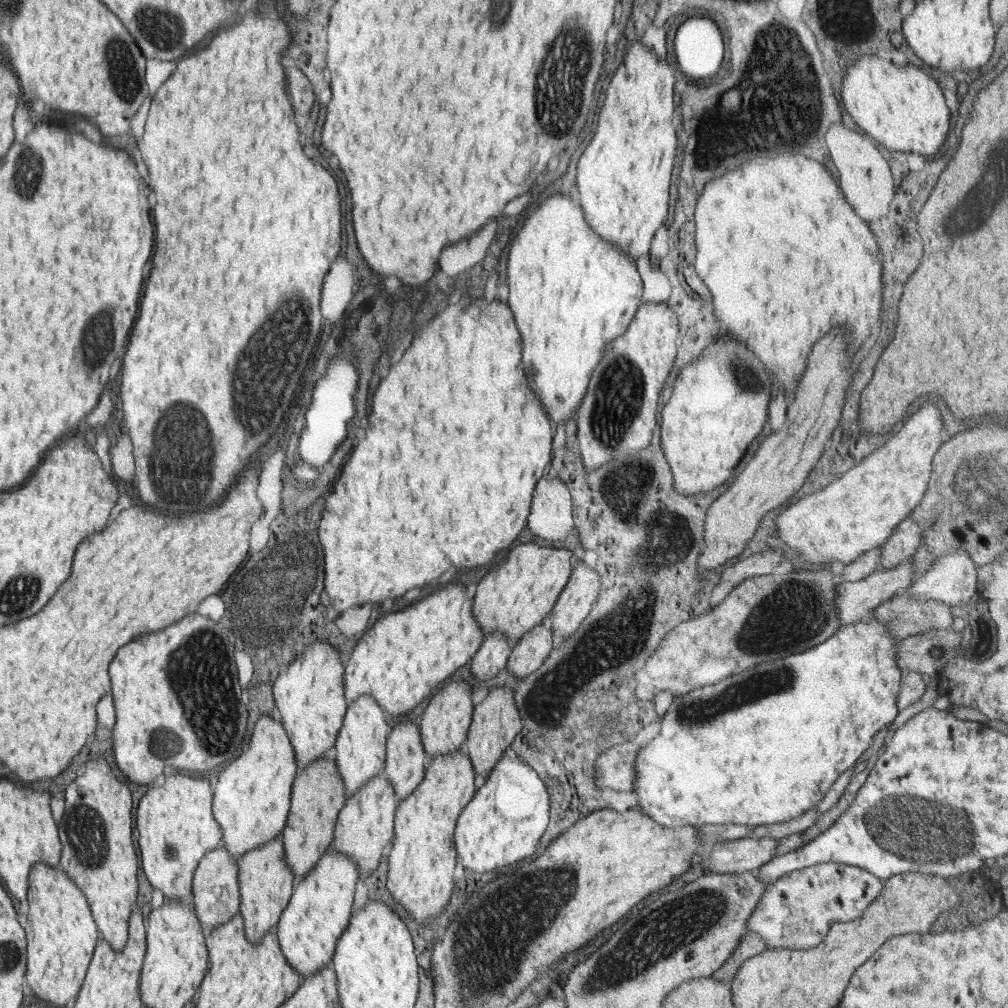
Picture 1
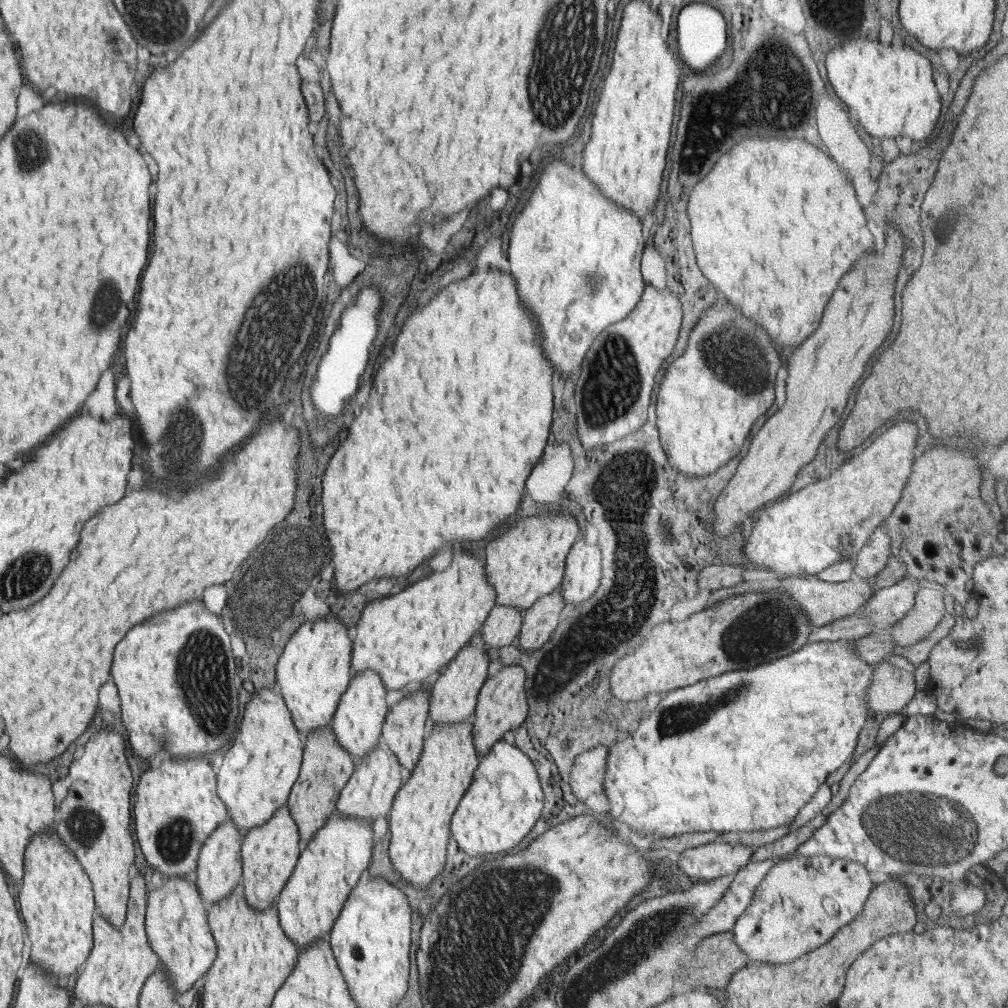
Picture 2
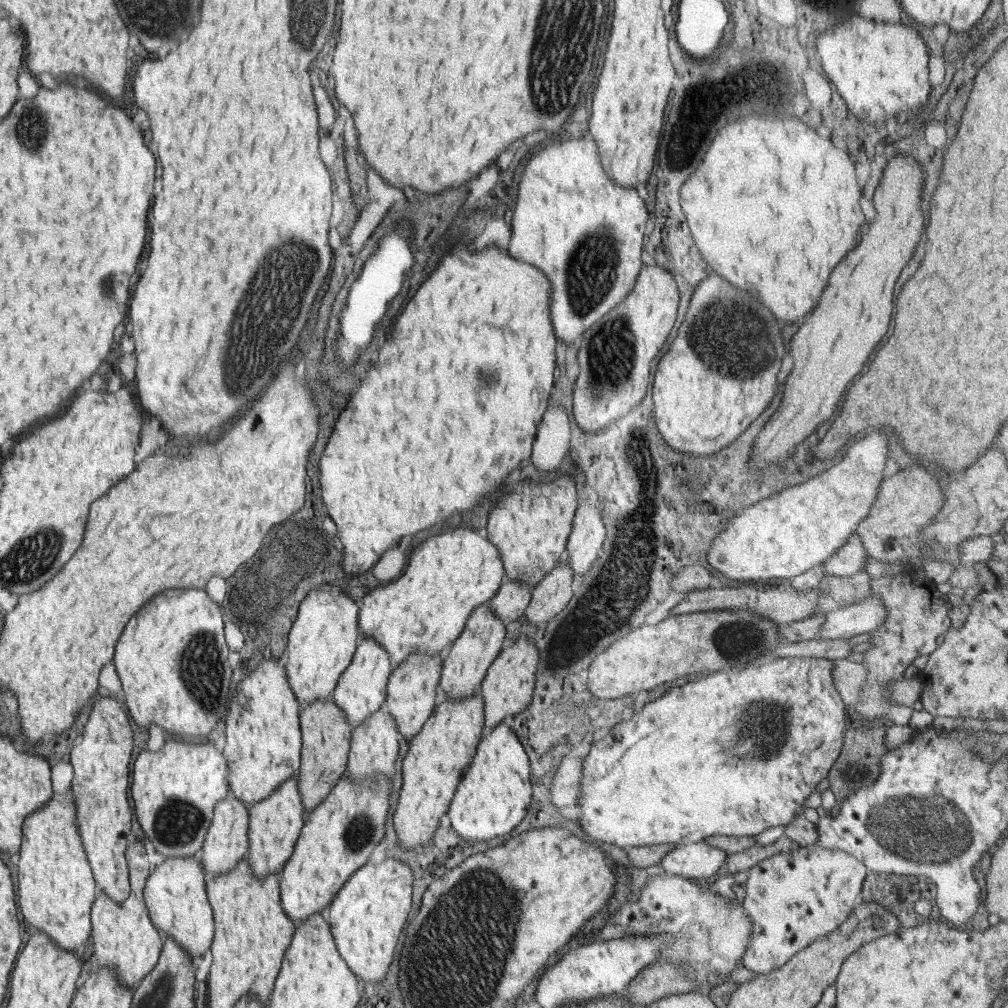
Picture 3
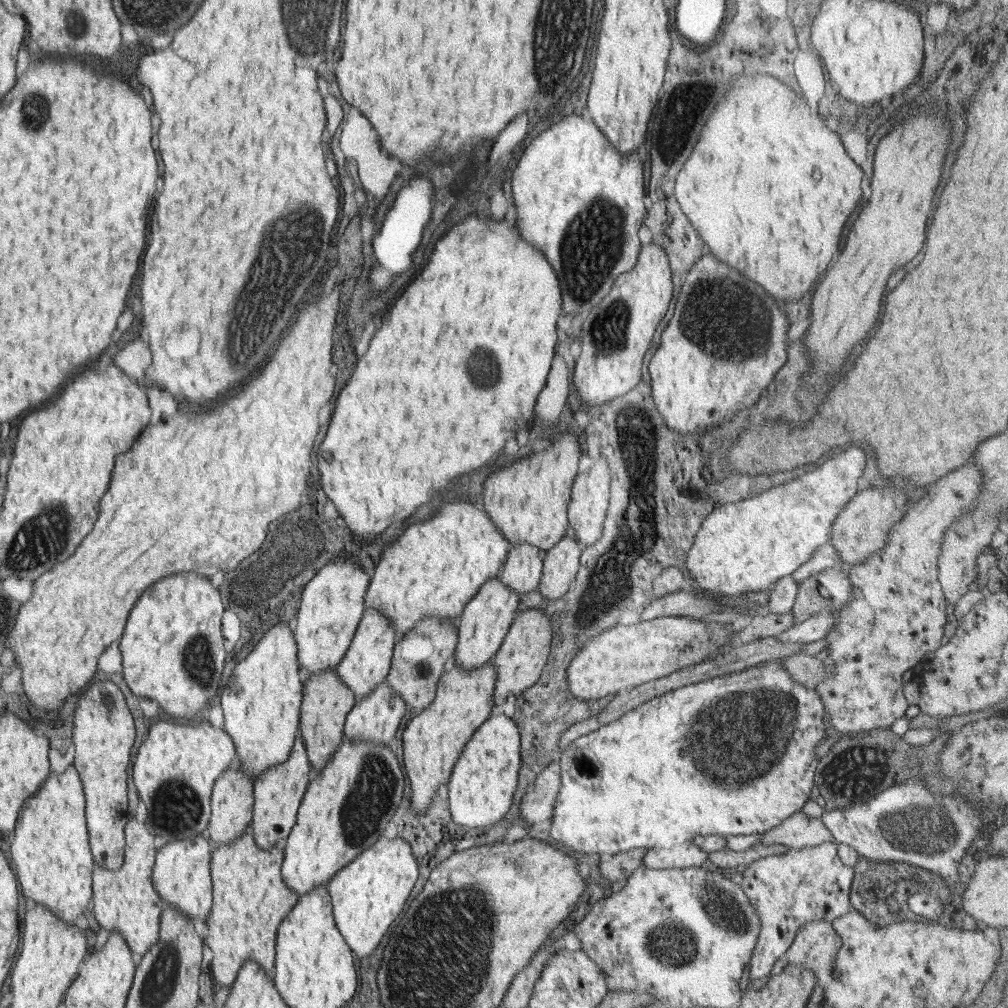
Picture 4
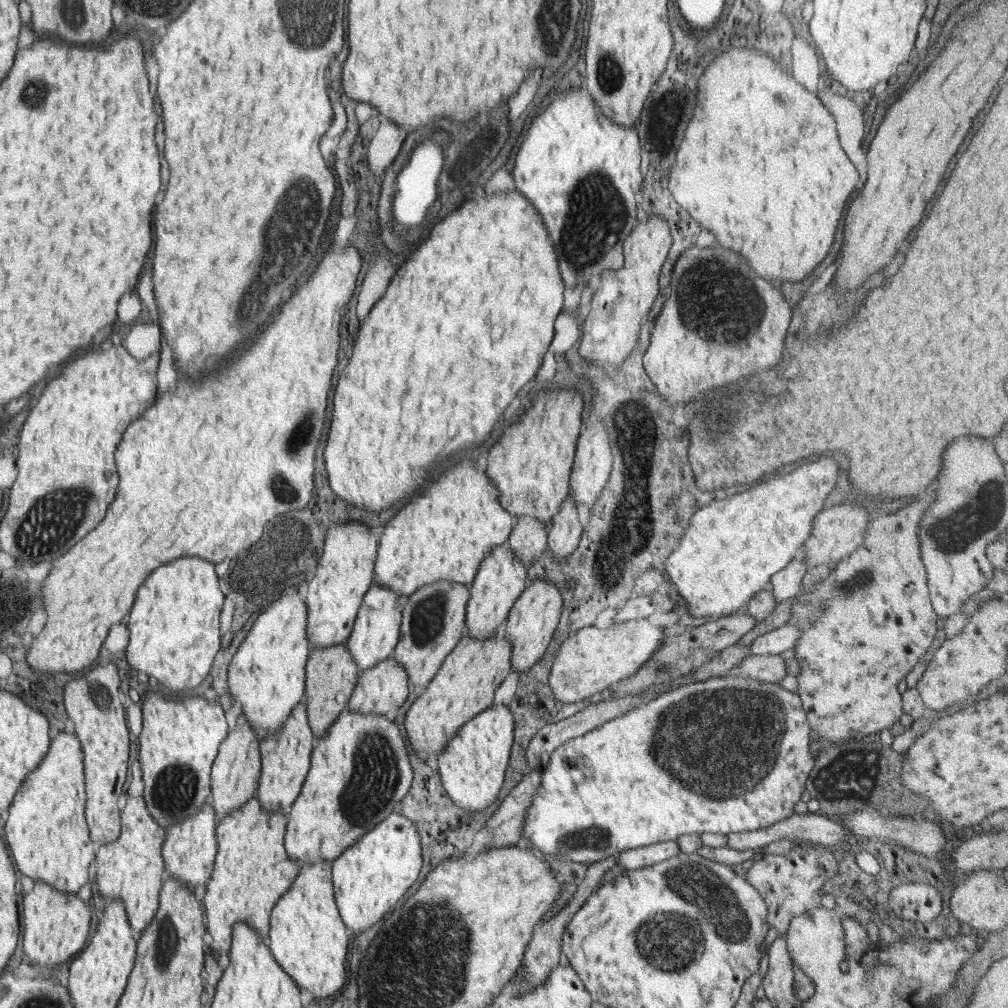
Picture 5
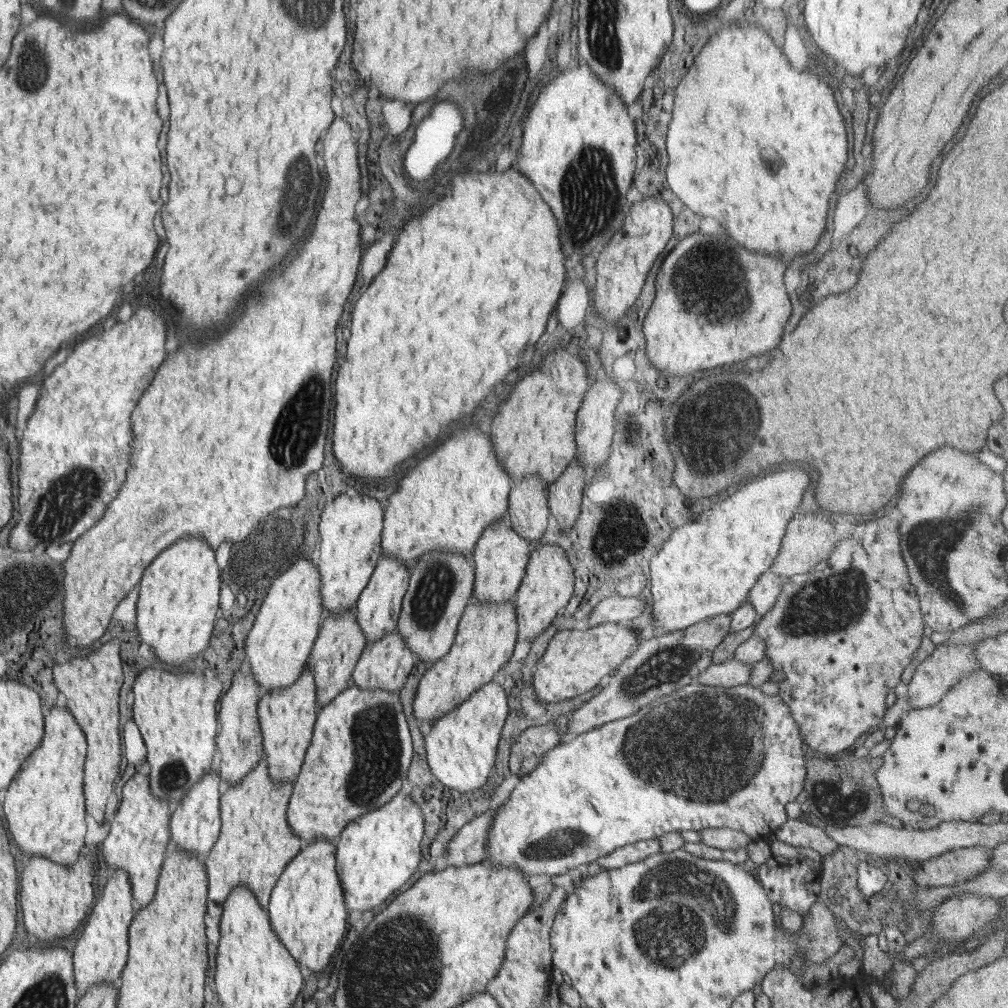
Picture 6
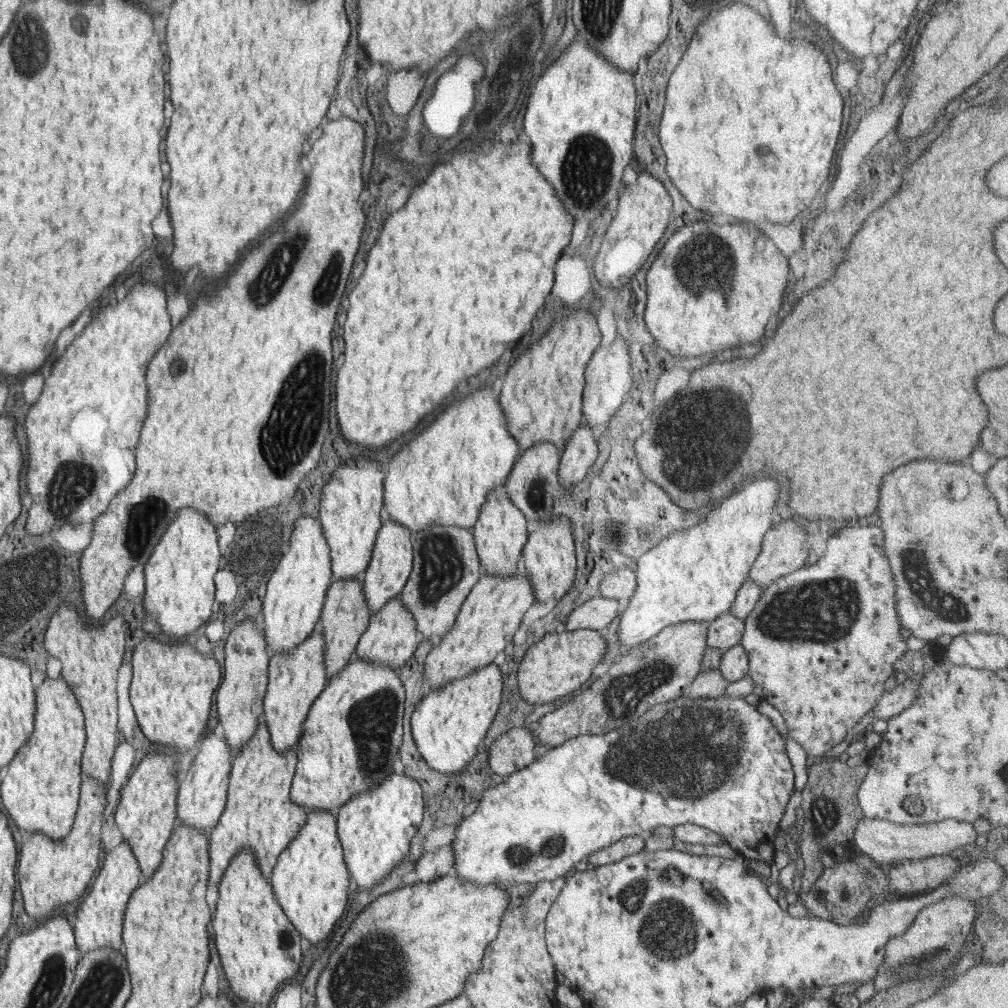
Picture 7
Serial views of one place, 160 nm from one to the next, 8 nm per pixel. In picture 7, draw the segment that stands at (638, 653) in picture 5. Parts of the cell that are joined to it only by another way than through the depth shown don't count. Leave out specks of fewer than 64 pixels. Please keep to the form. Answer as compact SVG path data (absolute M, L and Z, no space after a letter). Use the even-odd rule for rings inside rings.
M578 629L561 634L550 632L527 648L518 669L519 691L530 704L546 704L568 696L592 676L592 670L606 656L608 642L601 631Z

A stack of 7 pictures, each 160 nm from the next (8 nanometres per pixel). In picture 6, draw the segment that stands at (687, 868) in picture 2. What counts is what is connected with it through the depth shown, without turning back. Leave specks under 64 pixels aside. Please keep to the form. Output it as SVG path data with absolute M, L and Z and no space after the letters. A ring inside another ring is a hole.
M658 839L639 840L610 852L596 862L604 869L616 869L638 863L657 853L661 853Z

